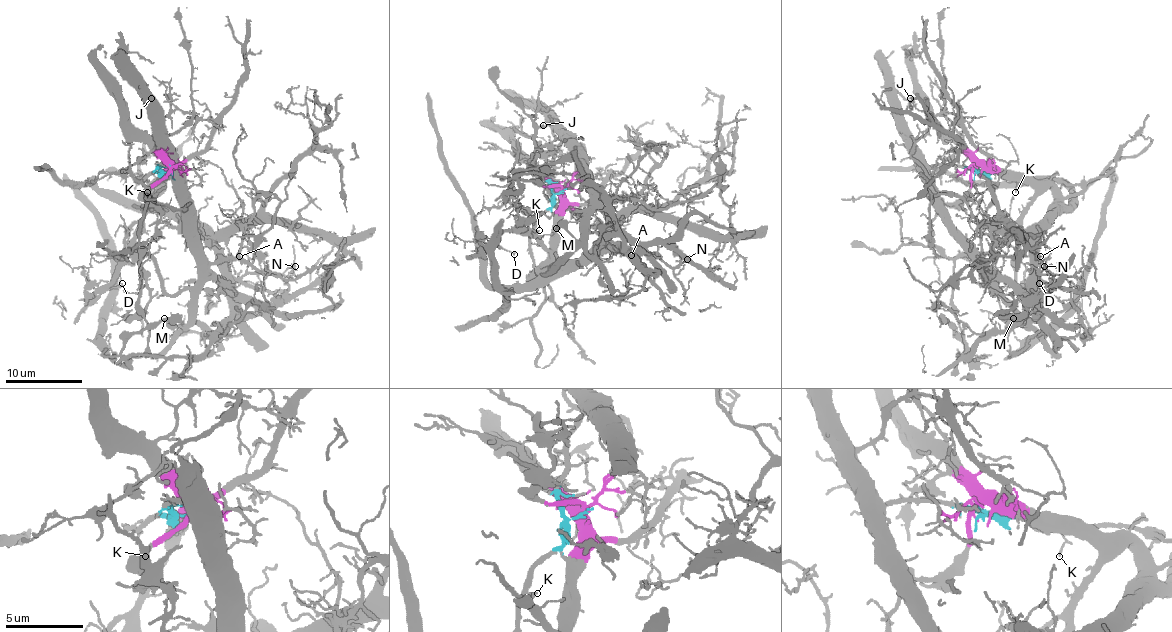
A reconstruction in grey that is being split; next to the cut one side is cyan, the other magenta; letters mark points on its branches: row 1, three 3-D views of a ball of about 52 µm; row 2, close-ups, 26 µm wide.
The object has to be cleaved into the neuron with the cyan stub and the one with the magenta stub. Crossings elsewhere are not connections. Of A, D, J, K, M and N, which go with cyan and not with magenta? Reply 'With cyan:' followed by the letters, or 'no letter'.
With cyan: J, K, M

